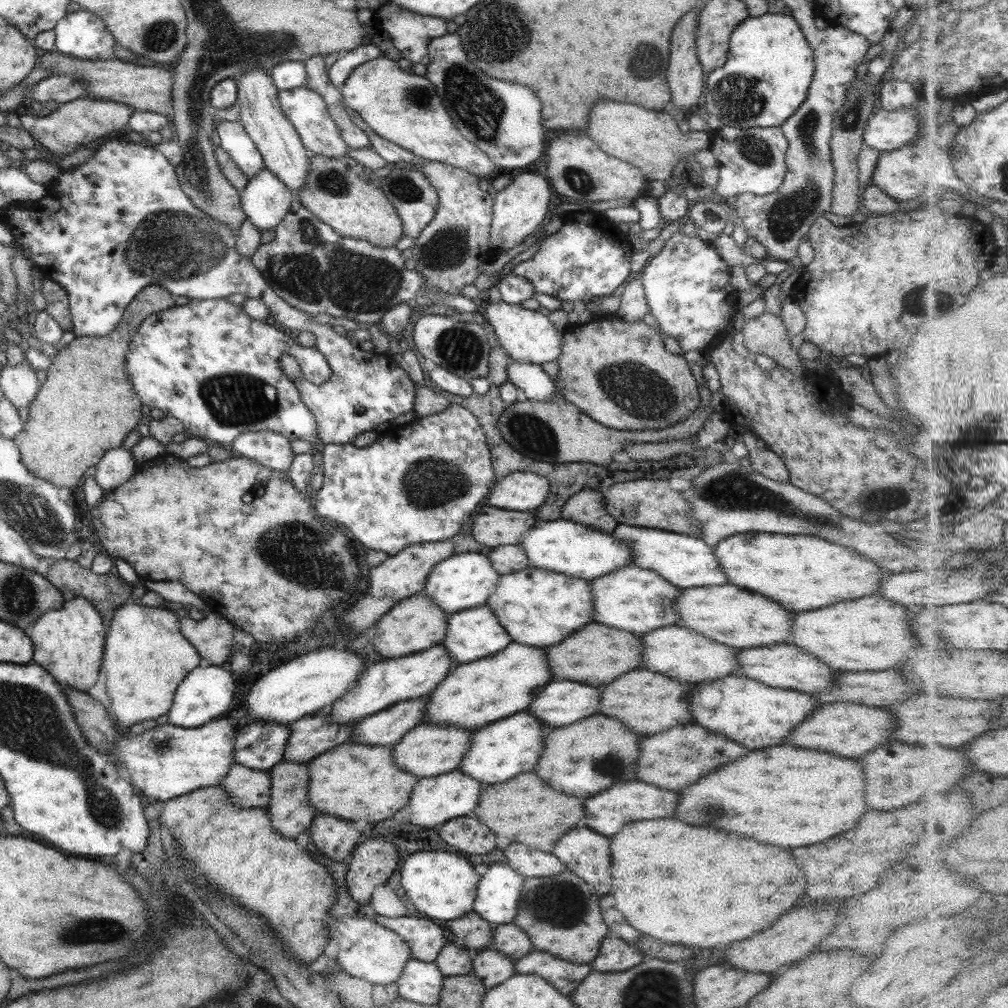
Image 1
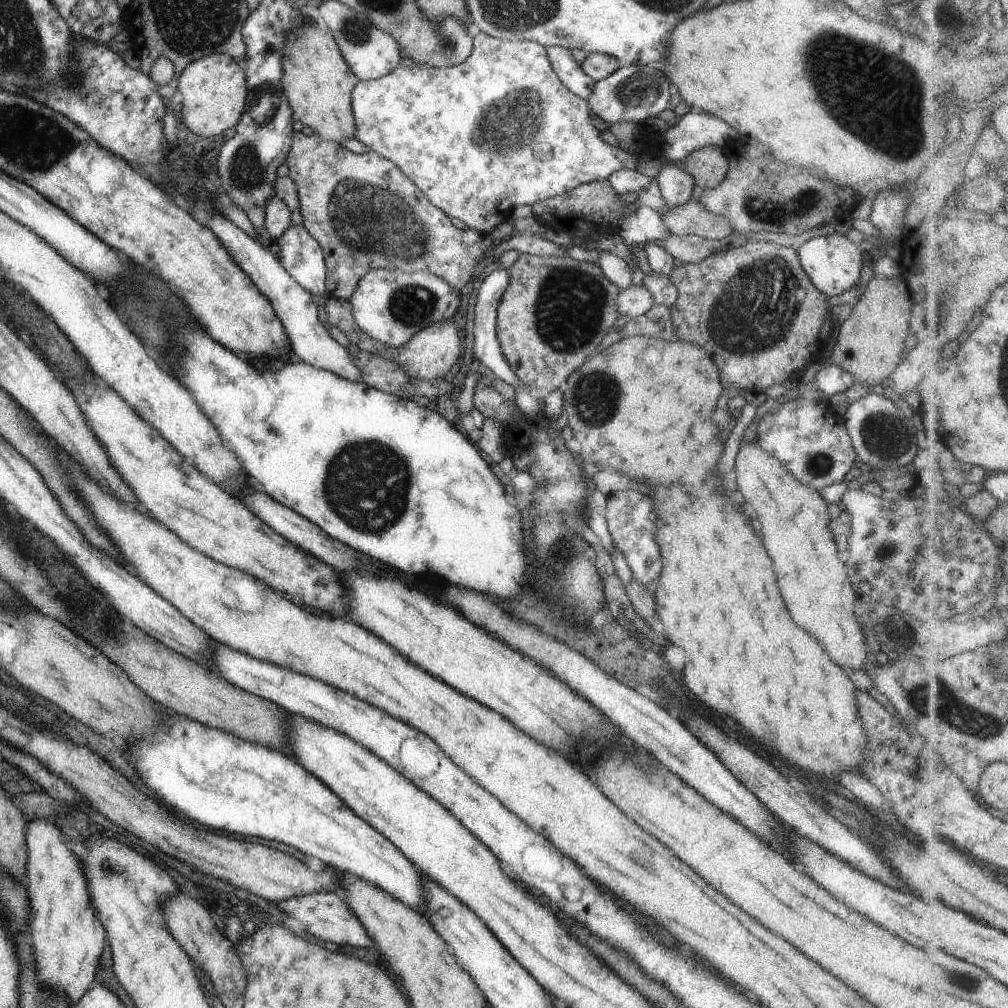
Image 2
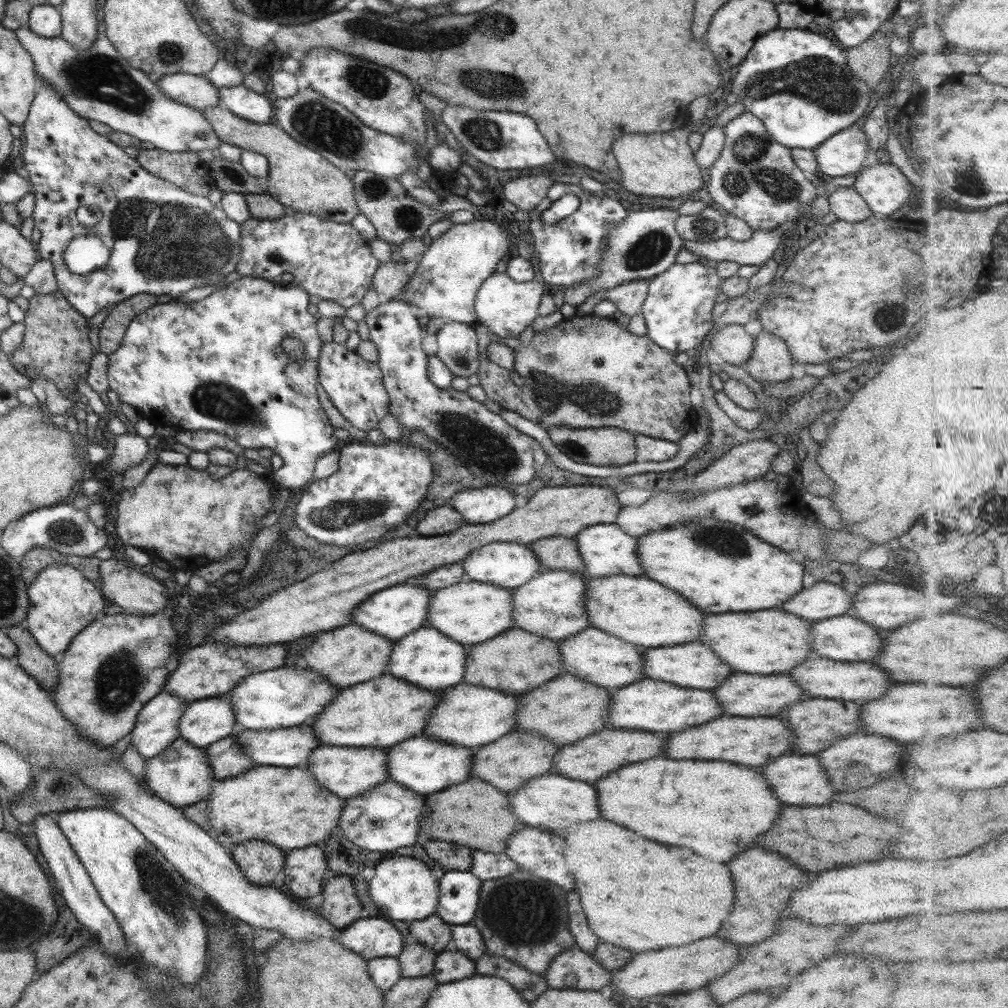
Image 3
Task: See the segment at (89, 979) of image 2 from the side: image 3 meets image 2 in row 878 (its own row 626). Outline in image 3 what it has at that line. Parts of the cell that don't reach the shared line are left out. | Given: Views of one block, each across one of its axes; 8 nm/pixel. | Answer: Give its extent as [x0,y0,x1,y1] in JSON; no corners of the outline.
[24,564,105,657]

